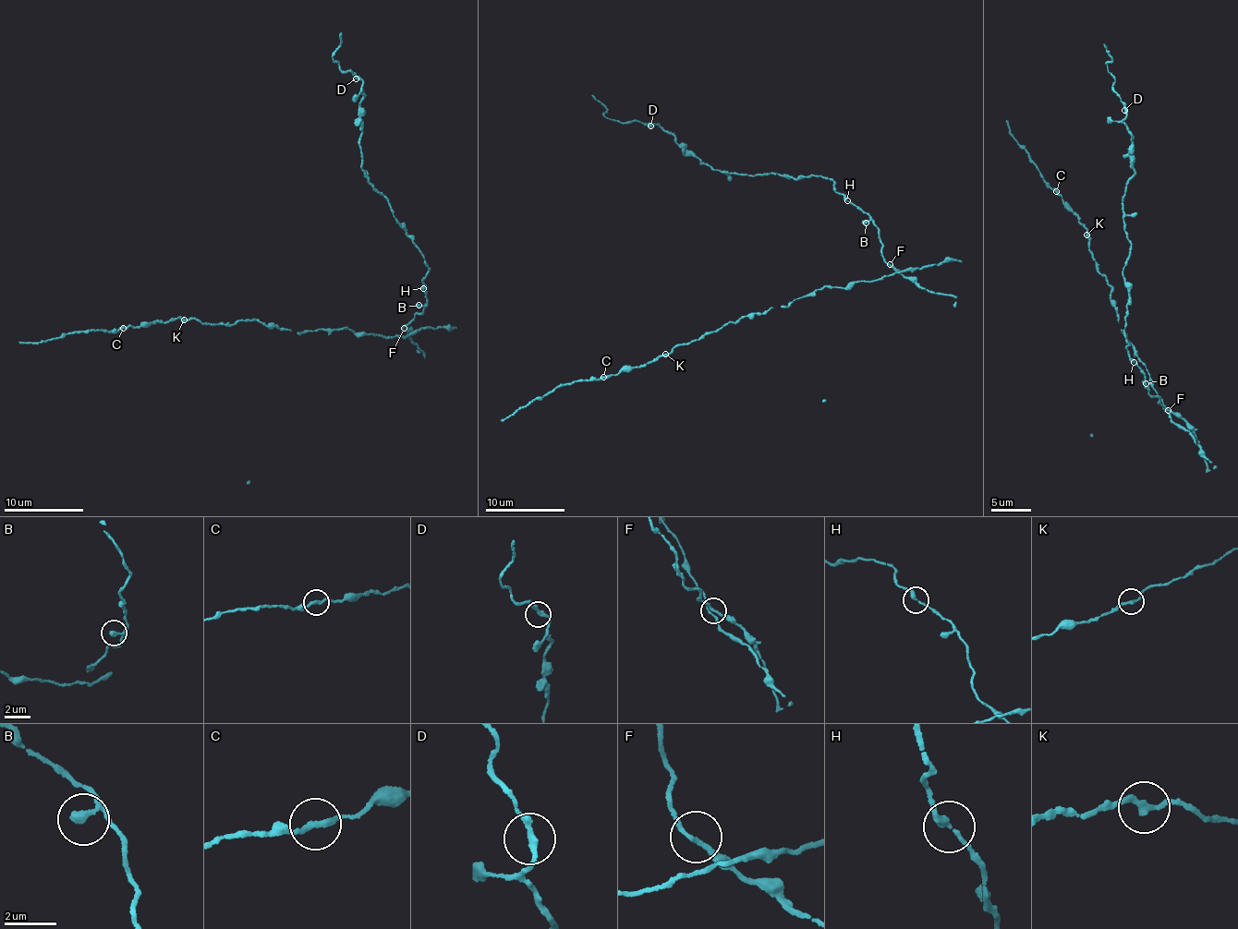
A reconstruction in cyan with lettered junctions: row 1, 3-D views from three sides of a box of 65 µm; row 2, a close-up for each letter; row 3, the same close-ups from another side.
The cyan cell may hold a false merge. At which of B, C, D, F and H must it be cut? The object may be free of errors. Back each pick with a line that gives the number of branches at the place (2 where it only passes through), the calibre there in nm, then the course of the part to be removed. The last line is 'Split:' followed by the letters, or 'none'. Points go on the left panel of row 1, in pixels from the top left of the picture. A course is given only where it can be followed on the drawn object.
Split: none

